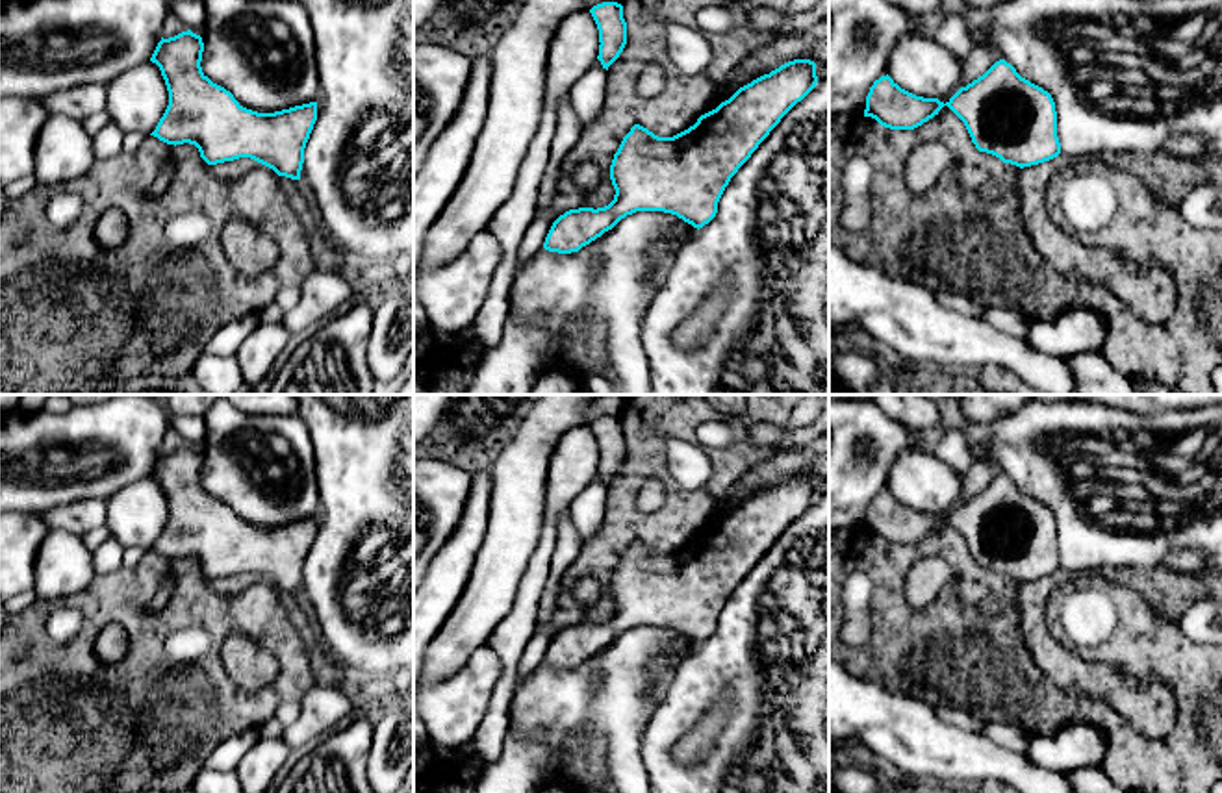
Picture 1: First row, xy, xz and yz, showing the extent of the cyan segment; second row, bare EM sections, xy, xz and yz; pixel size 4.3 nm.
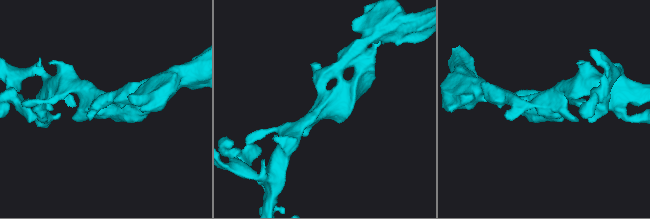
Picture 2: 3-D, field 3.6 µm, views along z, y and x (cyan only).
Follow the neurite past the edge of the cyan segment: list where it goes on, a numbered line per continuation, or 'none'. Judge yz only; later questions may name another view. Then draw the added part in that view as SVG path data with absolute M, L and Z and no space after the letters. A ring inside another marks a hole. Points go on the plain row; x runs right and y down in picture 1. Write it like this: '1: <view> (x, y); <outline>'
none

